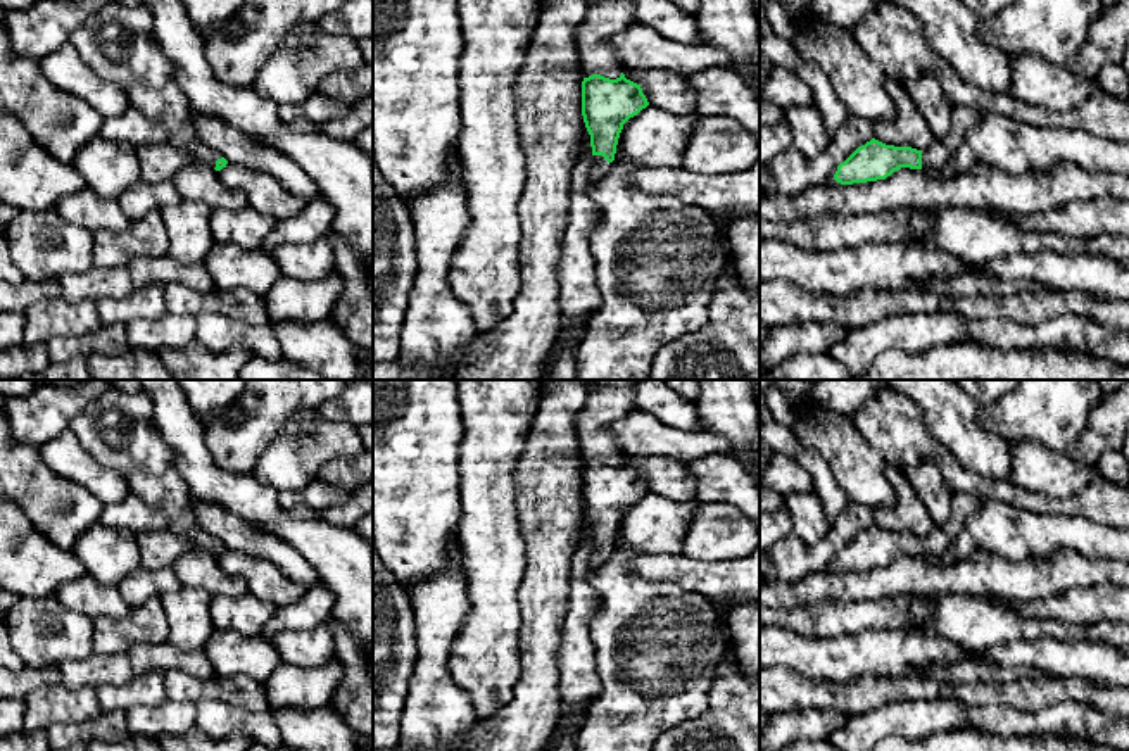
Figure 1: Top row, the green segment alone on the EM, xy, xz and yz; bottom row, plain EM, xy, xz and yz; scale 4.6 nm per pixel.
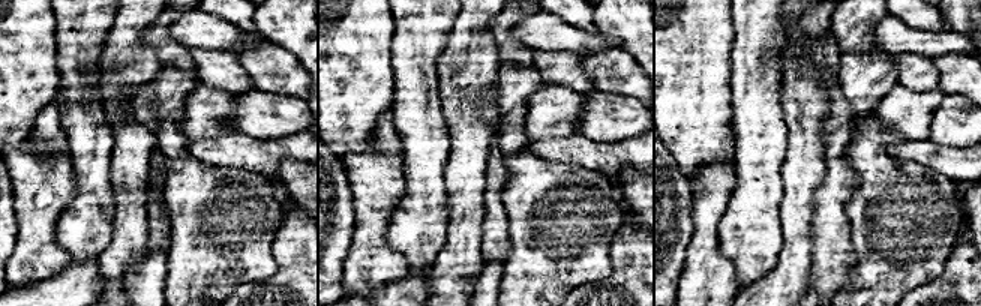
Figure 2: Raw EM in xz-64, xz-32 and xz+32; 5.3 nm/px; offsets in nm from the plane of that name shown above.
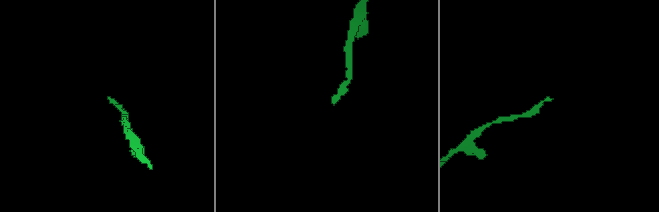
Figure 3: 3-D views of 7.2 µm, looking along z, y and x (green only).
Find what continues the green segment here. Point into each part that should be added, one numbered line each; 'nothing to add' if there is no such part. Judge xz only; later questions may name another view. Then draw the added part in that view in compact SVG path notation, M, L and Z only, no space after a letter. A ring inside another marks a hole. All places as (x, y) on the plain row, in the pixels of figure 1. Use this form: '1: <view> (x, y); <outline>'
1: xz (599, 555); M594 542L590 554L590 570L599 568L602 563L608 561L609 556L611 556L611 549L608 549L602 542Z

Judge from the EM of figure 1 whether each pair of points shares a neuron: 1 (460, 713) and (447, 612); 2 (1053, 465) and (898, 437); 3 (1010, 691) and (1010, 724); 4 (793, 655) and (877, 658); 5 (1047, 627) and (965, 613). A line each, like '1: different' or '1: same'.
1: same
2: different
3: different
4: same
5: same

